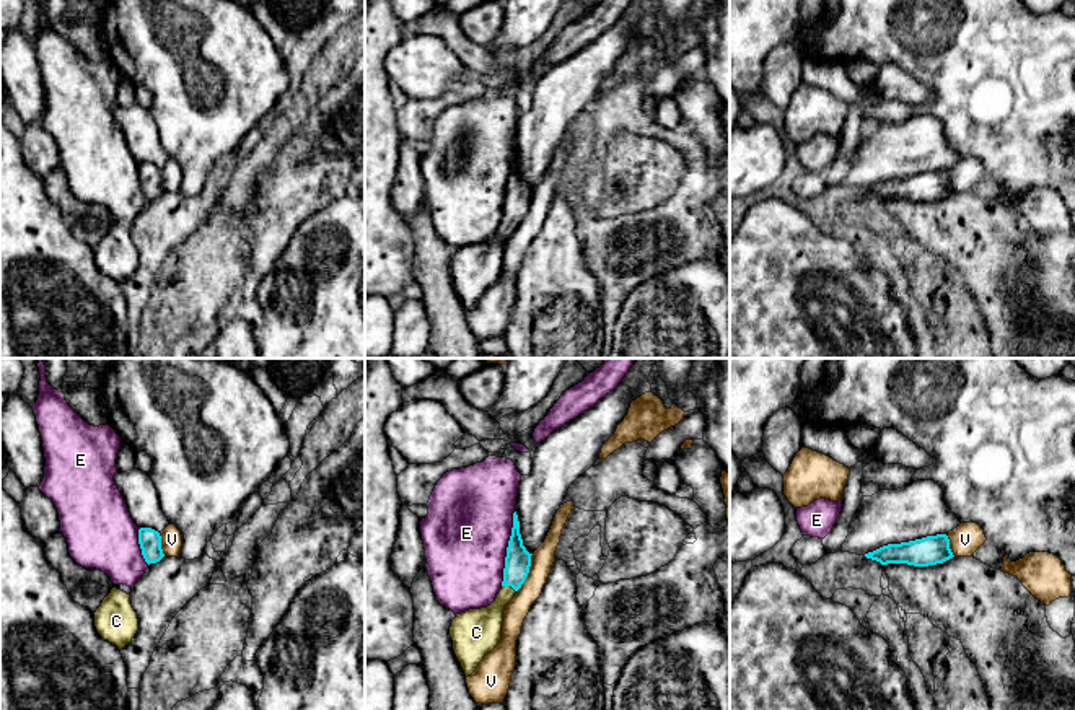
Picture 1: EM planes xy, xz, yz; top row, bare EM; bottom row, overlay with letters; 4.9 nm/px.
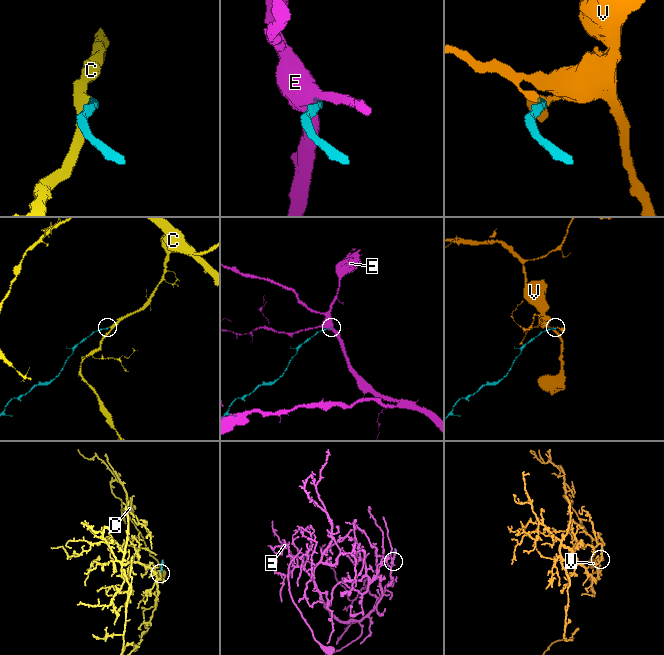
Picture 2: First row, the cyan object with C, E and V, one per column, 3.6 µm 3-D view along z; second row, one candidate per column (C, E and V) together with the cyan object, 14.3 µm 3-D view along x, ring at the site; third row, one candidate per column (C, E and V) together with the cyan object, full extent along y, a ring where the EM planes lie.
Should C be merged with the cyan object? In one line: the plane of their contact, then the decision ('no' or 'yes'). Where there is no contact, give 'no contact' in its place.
meets cyan in xz; yes

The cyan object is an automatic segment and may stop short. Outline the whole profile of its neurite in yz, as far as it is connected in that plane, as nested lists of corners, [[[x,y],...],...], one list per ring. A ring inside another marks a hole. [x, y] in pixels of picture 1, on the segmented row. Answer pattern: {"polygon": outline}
{"polygon": [[[946,534],[927,536],[922,539],[888,544],[873,552],[865,554],[867,559],[876,560],[881,565],[907,563],[914,567],[928,567],[943,563],[953,559],[950,539]]]}

